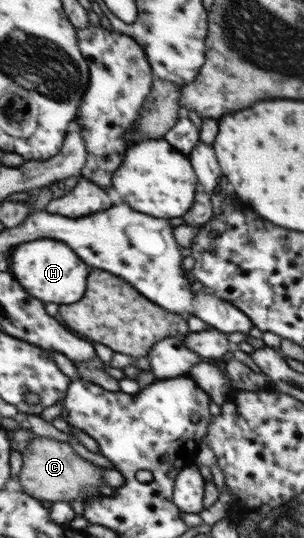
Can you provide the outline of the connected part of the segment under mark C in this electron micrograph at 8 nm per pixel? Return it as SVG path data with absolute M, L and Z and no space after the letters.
M34 435L33 439L27 445L27 452L23 455L23 467L17 476L19 485L16 489L29 494L38 501L73 501L97 498L101 495L101 486L103 485L103 468L90 464L81 458L71 448L67 442L55 440L53 438L40 437Z

